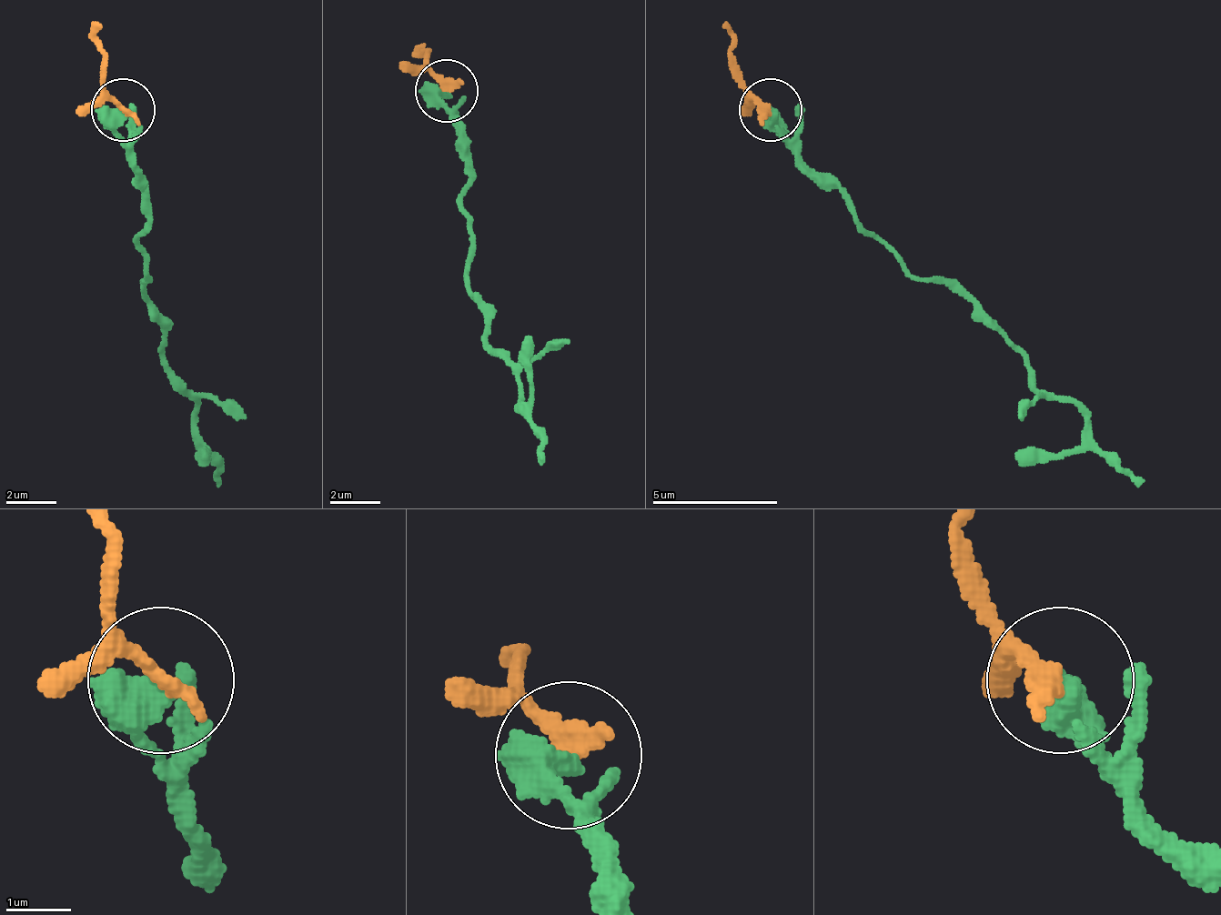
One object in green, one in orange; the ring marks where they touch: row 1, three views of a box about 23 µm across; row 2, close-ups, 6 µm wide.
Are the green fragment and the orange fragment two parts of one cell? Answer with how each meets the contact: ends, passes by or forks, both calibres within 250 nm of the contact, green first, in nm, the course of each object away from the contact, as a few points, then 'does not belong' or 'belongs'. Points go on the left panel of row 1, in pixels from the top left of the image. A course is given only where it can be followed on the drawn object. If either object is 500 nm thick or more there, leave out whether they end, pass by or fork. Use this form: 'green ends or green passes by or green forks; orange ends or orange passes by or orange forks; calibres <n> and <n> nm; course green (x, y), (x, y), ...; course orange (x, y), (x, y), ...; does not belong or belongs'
calibres 600 and 320 nm; course green (121, 108), (121, 126), (146, 221), (146, 309), (172, 378), (196, 410), (196, 435), (209, 447), (203, 467); course orange (121, 108), (103, 76), (90, 20); belongs

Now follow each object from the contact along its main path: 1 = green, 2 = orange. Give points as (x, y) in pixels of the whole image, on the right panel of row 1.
1: (771, 108), (771, 126), (916, 277), (948, 277), (1030, 378), (1080, 410), (1086, 435), (1074, 447), (1017, 467)
2: (771, 108), (740, 76), (727, 20)

